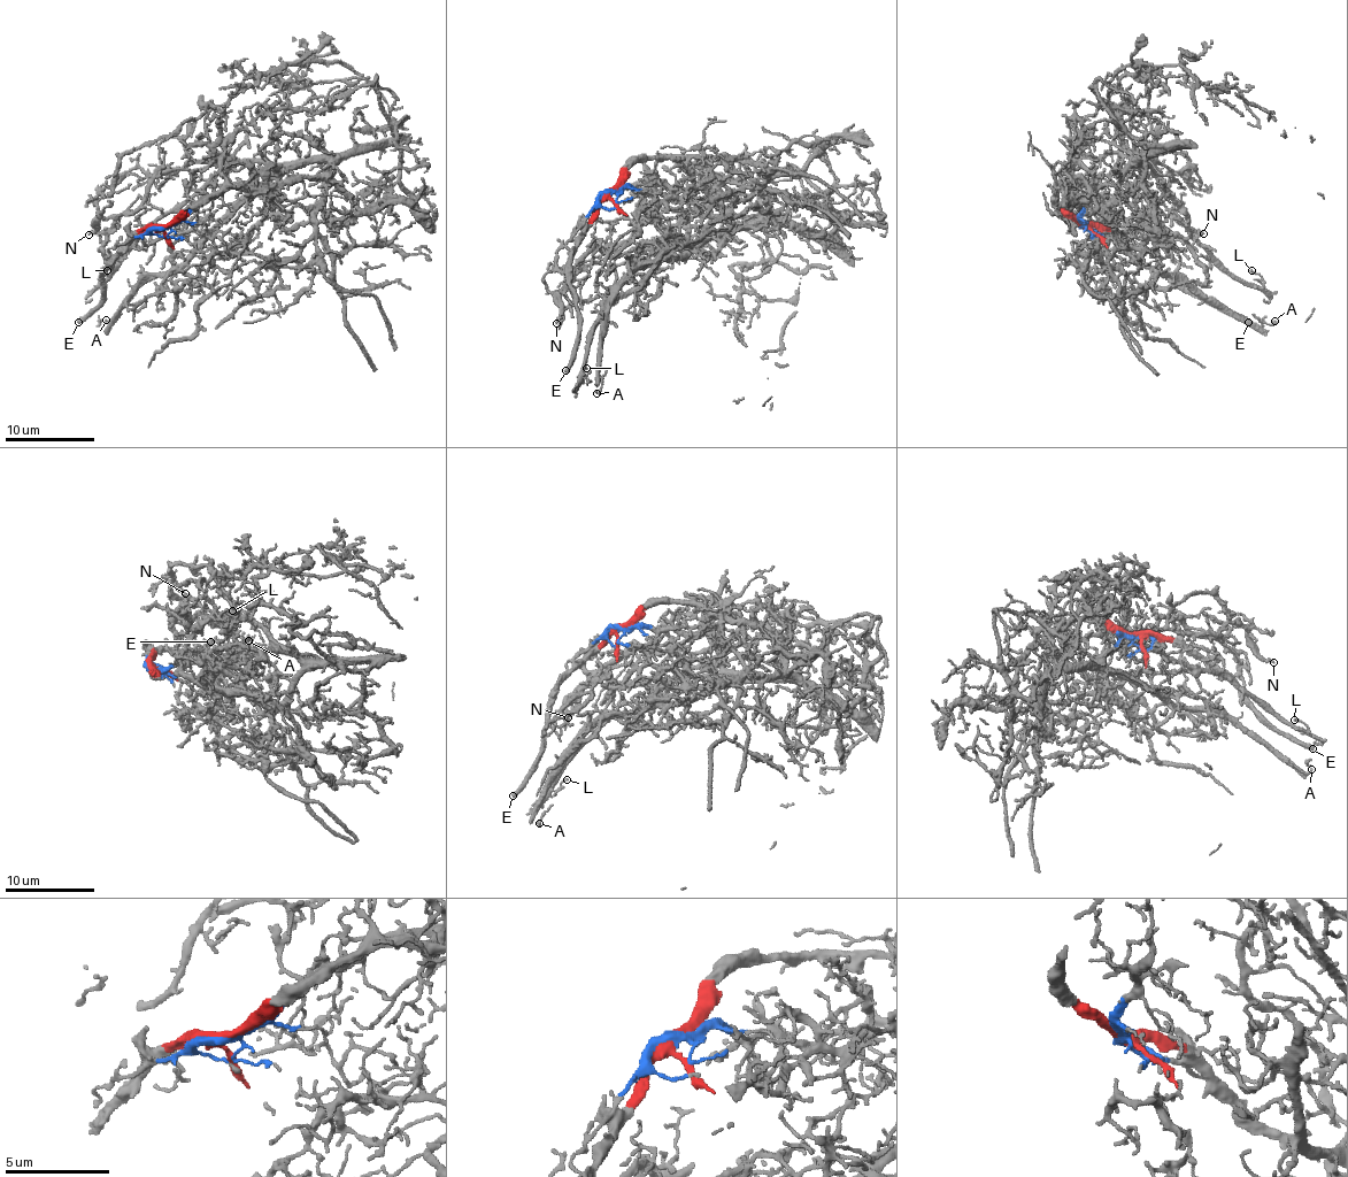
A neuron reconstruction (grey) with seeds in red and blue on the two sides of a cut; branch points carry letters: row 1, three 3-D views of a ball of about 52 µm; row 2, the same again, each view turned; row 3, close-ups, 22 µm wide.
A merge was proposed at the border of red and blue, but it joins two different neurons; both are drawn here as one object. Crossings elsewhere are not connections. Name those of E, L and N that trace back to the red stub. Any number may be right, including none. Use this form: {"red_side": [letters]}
{"red_side": ["E"]}

